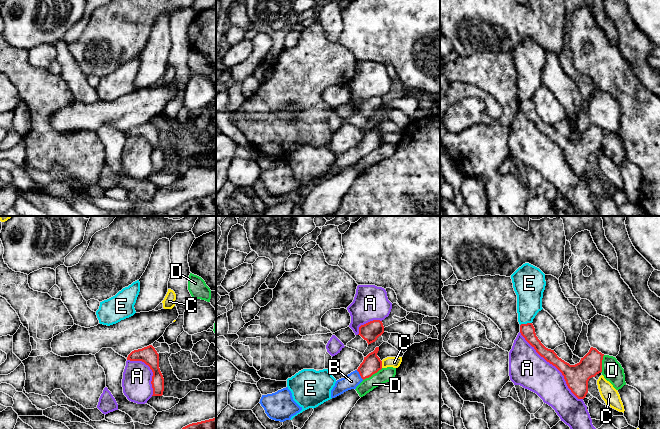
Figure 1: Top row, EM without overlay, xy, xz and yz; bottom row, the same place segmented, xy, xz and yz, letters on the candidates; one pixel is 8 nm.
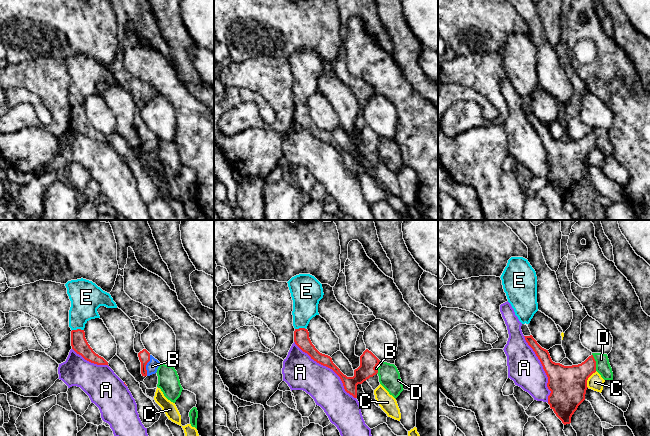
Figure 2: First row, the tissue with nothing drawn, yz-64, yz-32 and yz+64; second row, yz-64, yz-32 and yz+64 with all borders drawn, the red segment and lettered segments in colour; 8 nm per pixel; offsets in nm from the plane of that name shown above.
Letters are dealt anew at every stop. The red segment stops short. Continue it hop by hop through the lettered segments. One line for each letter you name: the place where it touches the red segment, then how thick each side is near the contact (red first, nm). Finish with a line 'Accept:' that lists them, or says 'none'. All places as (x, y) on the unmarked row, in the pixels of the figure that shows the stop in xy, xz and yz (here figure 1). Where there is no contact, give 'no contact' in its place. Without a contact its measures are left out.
B: meets red in xz at (360, 151); 150 nm thick on the red side, 120 nm on the other
Accept: B

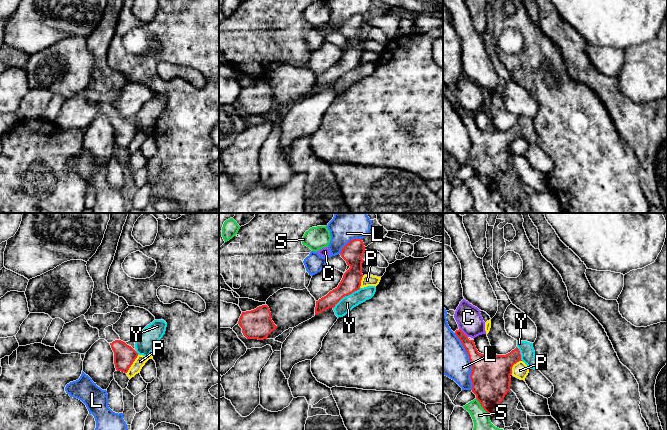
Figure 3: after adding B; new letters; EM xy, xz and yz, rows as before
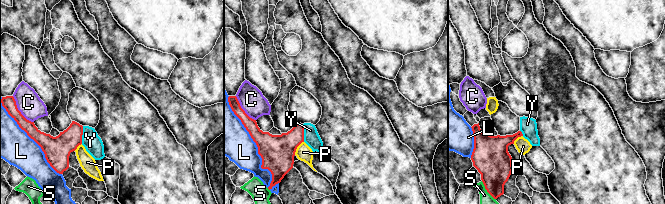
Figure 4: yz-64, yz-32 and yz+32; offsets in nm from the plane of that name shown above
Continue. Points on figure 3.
Accept: none

